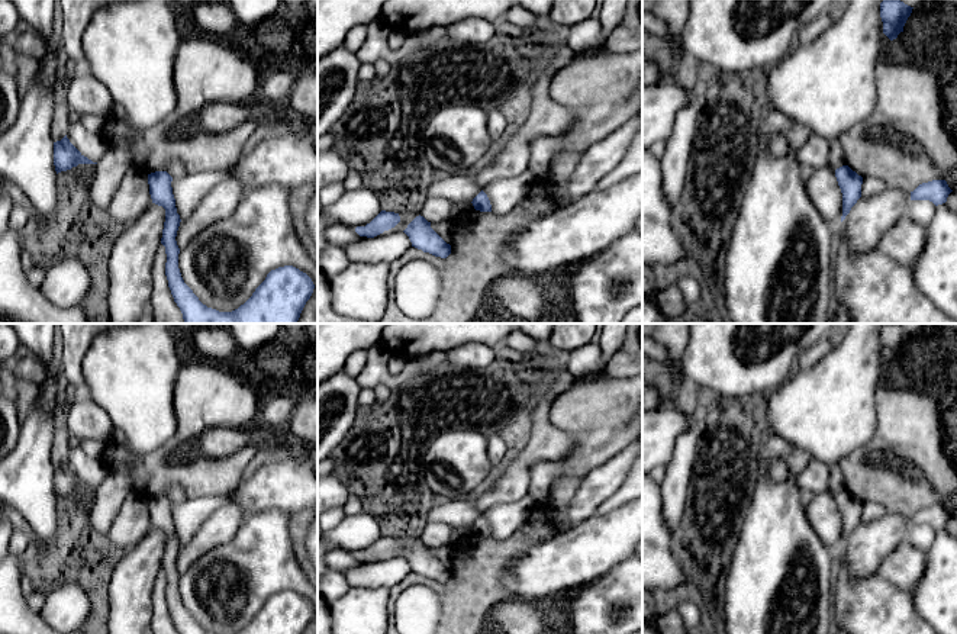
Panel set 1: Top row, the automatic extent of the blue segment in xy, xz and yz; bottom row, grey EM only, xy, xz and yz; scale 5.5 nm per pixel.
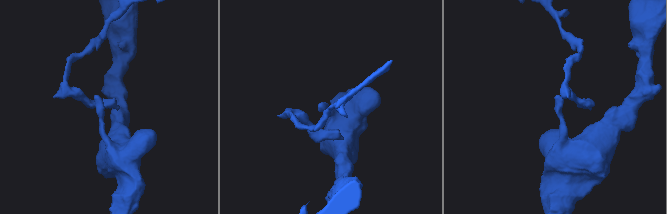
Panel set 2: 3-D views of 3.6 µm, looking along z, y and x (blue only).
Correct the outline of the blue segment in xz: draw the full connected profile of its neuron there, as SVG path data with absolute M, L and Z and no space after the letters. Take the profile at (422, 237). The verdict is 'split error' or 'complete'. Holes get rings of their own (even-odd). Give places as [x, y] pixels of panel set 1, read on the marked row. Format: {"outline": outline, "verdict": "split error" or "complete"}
{"outline": "M416 216L403 231L412 247L429 252L435 257L447 258L451 254L451 245L447 244L423 216Z", "verdict": "complete"}

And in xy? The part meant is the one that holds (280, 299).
{"outline": "M167 171L148 174L152 203L165 209L161 244L165 247L165 276L174 302L183 313L184 324L297 324L310 299L312 279L293 265L271 270L252 296L232 312L219 312L203 305L184 283L178 268L180 248L175 236L180 226L173 177Z", "verdict": "complete"}

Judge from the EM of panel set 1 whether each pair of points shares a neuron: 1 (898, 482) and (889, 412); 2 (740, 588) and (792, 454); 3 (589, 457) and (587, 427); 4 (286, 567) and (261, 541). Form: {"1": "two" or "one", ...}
{"1": "one", "2": "one", "3": "one", "4": "one"}

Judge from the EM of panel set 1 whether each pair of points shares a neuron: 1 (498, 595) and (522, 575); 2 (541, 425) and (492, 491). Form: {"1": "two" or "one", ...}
{"1": "two", "2": "one"}

